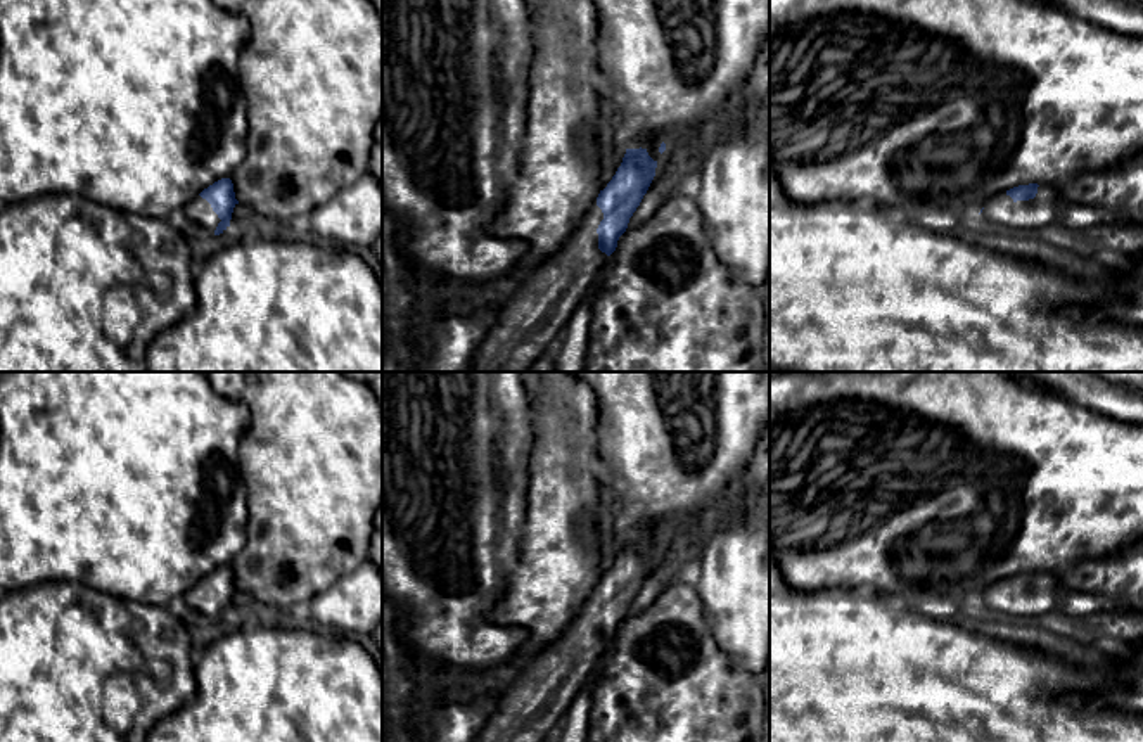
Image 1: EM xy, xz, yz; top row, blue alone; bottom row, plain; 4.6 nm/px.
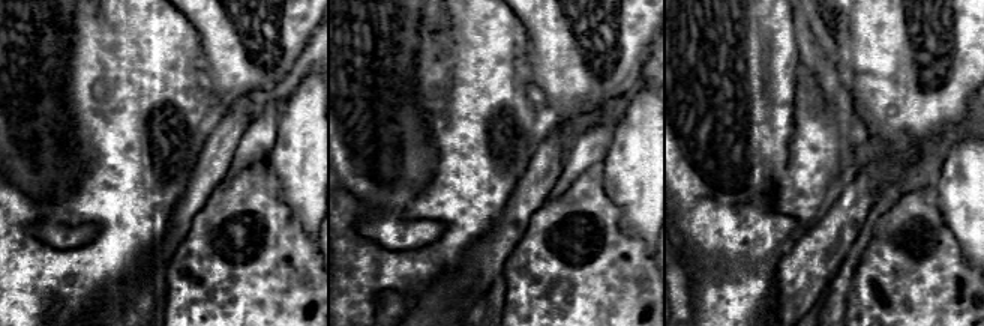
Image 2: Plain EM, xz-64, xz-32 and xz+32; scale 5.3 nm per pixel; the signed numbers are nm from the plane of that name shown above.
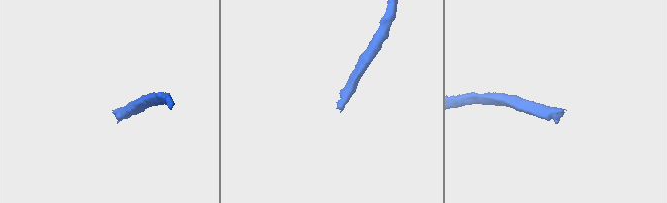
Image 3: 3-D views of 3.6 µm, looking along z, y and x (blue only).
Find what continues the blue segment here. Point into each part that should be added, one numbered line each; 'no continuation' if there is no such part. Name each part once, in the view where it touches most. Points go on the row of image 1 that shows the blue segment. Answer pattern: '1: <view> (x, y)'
1: xz (531, 319)

